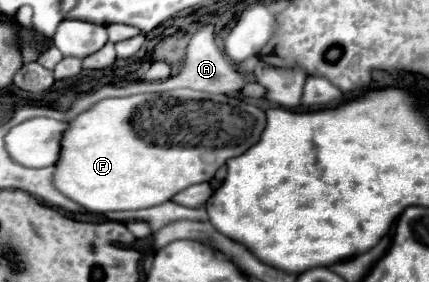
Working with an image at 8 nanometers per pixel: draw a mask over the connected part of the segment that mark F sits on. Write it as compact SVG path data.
M171 90L165 94L105 98L73 118L69 128L61 134L61 156L55 164L53 186L91 214L157 206L171 200L187 186L211 180L221 164L251 148L259 140L263 128L265 112L261 108L223 94Z

